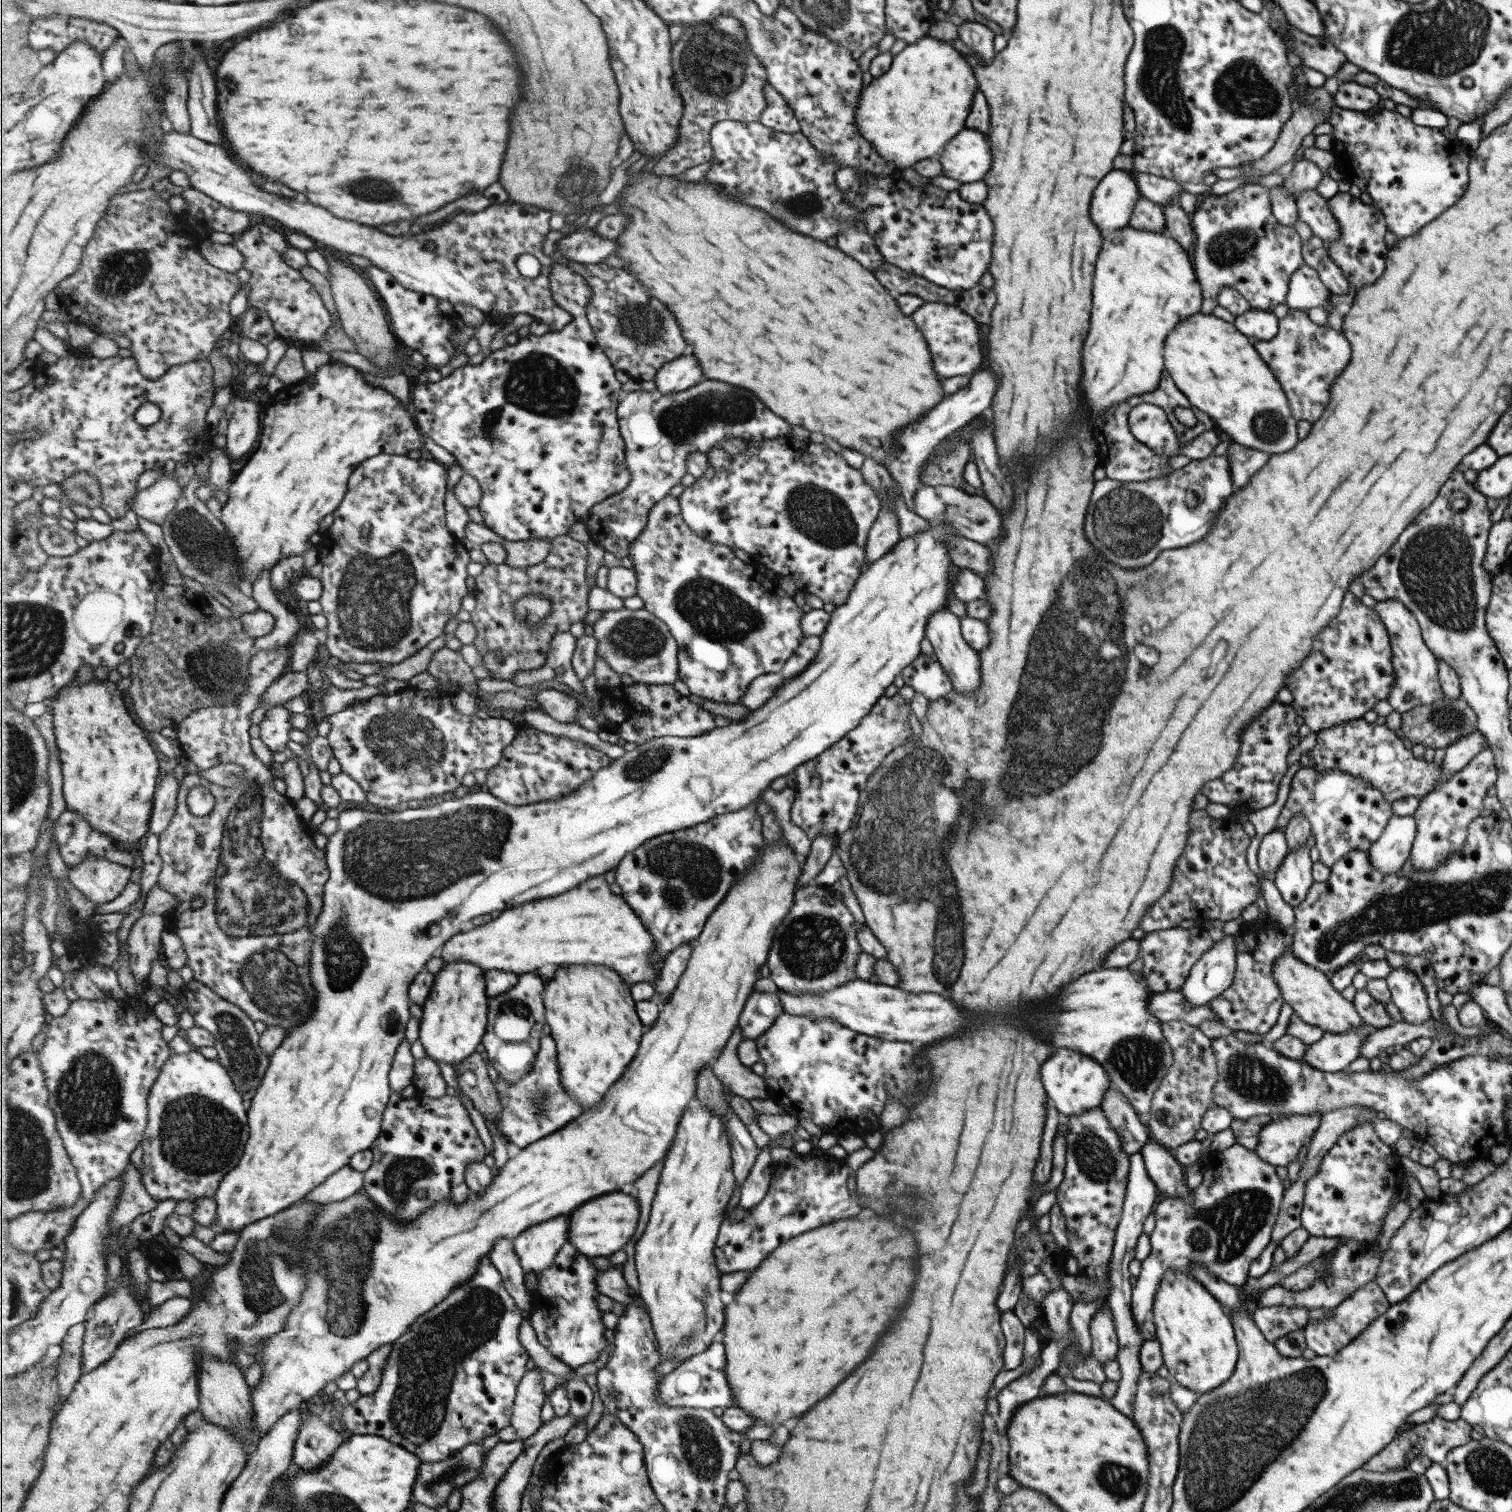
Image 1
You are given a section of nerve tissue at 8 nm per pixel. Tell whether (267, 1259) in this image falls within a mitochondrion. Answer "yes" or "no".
yes

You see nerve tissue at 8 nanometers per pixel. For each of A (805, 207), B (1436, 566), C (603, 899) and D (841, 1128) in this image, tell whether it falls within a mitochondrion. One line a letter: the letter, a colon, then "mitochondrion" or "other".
A: mitochondrion
B: mitochondrion
C: other
D: other

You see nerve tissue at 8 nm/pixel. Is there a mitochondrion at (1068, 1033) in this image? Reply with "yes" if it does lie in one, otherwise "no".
no

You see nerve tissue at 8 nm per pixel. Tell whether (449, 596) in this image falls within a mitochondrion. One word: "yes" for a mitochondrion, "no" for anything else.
no

